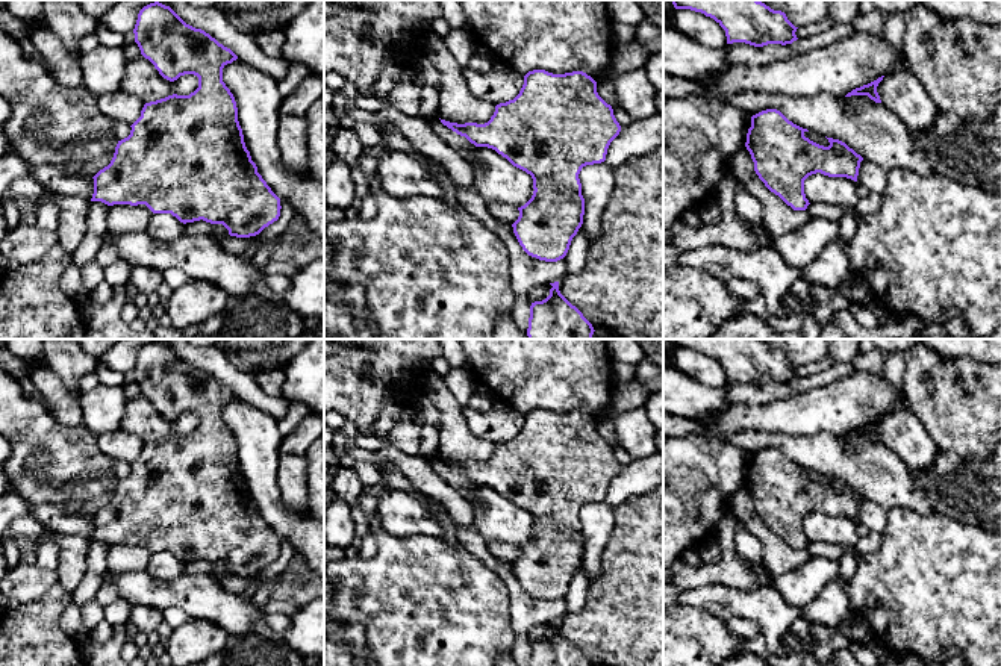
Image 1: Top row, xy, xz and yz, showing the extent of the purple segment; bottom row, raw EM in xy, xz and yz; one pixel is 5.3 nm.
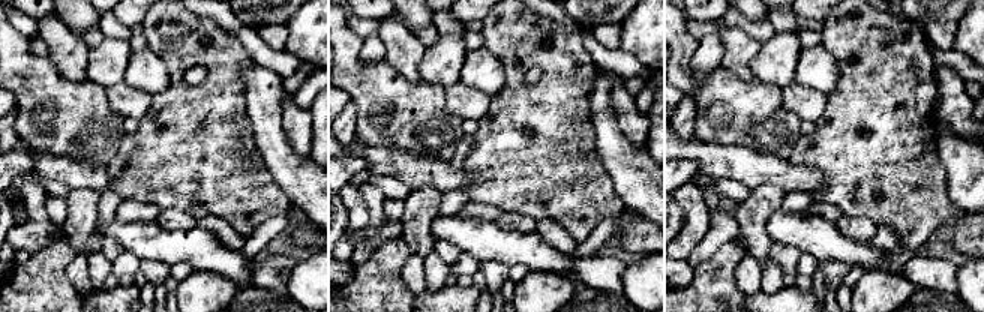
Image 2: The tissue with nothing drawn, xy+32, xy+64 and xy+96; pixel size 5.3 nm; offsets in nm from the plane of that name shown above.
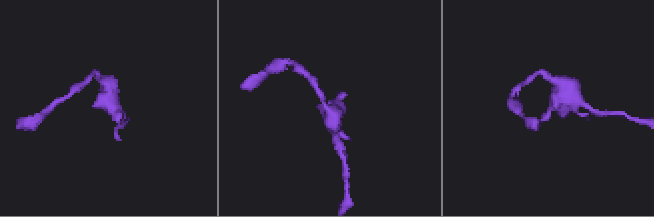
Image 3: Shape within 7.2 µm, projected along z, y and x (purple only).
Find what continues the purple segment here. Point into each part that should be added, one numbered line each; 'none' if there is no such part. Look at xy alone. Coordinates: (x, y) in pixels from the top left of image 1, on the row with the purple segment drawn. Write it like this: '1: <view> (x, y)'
none

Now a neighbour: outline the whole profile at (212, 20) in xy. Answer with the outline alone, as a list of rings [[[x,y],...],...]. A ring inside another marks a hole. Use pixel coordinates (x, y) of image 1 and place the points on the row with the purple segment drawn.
[[[188,0],[171,2],[176,14],[186,24],[209,33],[220,44],[230,48],[242,62],[267,73],[276,80],[282,80],[286,76],[289,62],[283,58],[265,54],[253,35],[239,32],[229,23],[220,6],[194,8]]]

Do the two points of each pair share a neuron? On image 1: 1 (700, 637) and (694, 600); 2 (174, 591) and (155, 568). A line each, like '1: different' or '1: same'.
1: different
2: different

